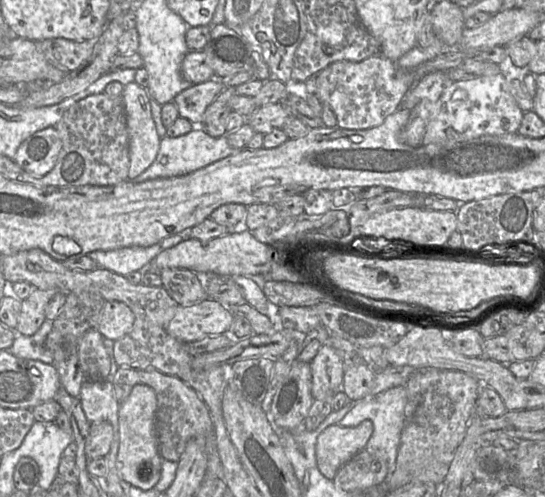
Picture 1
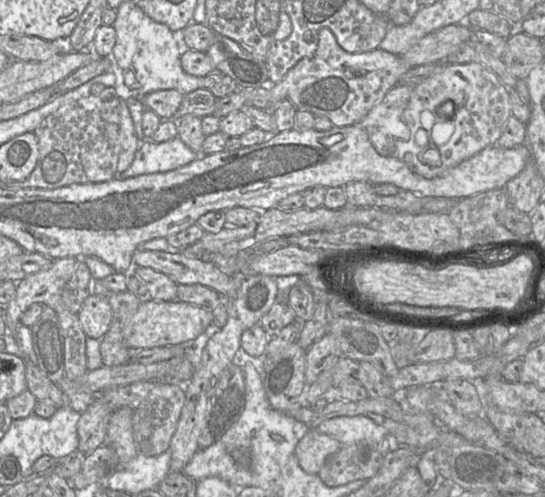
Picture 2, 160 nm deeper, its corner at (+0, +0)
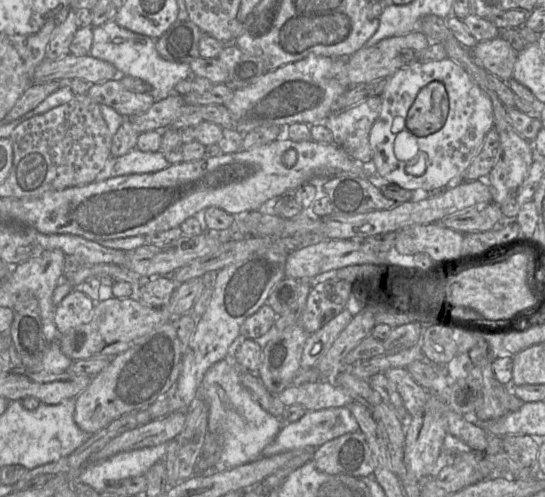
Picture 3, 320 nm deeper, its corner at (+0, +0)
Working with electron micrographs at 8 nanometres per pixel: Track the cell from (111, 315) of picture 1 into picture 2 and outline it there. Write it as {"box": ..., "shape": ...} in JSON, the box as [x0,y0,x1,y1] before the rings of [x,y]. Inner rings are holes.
{"box":[77,292,113,339],"shape":[[[92,292],[82,303],[77,317],[87,337],[101,339],[109,330],[113,312],[105,297]]]}

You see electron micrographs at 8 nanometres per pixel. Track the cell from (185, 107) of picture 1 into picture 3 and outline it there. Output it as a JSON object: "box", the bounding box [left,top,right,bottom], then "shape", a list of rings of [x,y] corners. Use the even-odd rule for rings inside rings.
{"box":[86,79,156,117],"shape":[[[117,79],[91,84],[86,94],[98,104],[112,107],[124,117],[143,113],[156,101],[151,92],[131,92]]]}

